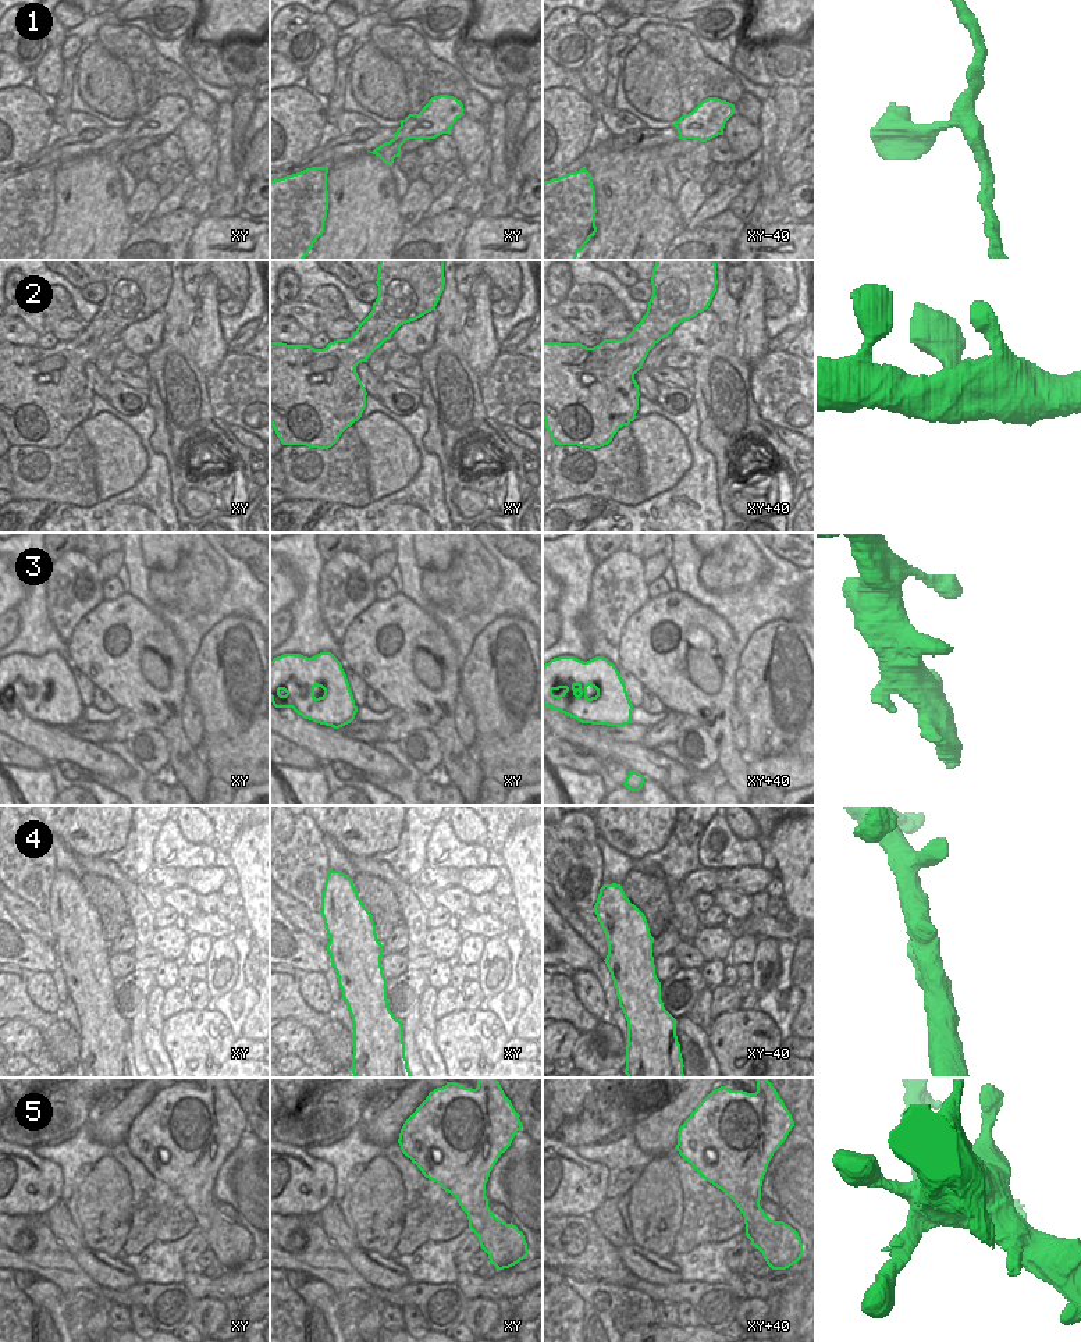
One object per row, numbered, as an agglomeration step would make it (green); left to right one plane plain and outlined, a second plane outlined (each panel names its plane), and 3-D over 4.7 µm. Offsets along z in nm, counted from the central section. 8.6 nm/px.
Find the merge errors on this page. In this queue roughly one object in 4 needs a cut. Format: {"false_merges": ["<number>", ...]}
{"false_merges": []}

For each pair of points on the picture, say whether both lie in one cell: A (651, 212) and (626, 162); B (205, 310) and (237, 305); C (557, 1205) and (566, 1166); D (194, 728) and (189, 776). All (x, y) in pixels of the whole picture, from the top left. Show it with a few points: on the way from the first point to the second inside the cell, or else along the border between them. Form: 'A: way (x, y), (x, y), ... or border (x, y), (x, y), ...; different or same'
A: way (639, 199), (626, 181), (626, 174); same
B: border (219, 302), (219, 312), (221, 314); different
C: way (557, 1195), (564, 1175); same
D: border (180, 715), (187, 740), (196, 748); different

